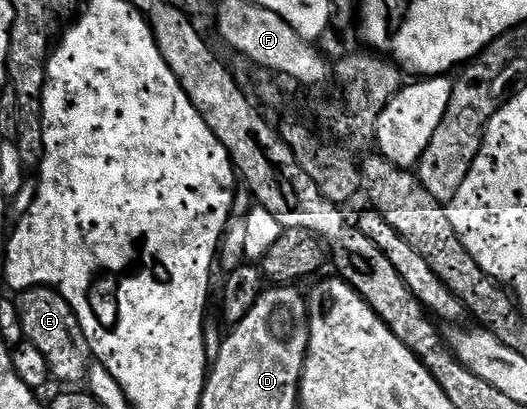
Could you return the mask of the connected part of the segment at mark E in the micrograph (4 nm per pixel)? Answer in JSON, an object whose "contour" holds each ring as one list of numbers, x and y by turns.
{"contour":[[45,285,28,287,18,294,17,304,23,336,30,345,43,352,51,368,52,378,56,382,58,380,86,382,87,372,91,370,93,364,91,348,85,339,85,331,81,331,73,307,69,307,69,303,59,291,49,289]]}

